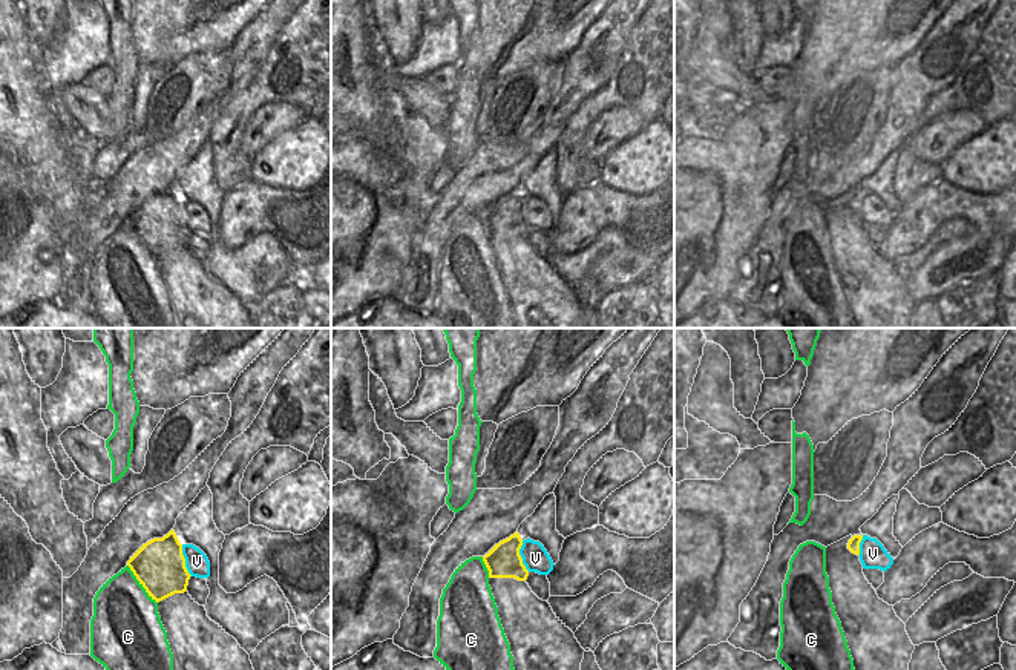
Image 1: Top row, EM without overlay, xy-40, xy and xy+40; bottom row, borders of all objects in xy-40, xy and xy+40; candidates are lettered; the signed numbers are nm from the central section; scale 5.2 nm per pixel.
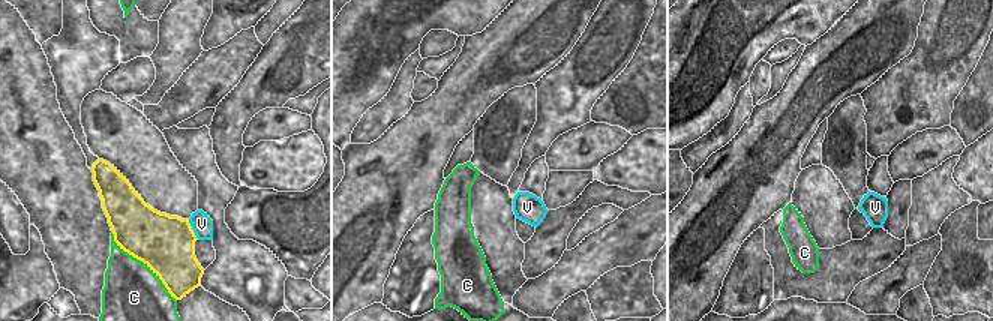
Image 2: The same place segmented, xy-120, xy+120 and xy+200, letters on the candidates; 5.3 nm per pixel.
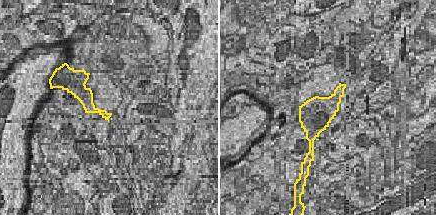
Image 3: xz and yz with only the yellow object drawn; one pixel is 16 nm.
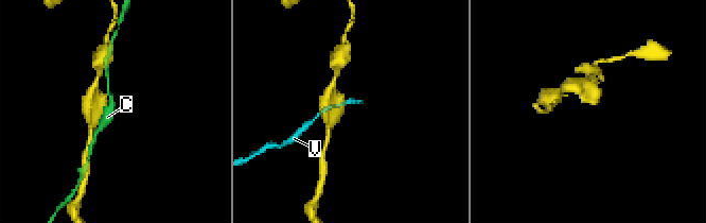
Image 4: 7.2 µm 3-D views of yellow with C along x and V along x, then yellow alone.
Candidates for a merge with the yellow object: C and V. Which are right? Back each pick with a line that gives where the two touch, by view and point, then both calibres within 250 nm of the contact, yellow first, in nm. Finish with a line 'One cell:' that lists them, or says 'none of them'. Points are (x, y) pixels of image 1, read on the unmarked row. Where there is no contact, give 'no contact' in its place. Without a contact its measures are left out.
One cell: none of them

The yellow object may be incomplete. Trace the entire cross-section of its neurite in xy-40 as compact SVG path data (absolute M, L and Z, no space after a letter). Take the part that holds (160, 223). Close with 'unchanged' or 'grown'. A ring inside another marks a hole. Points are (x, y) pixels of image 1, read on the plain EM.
M173 186L162 195L143 201L127 222L156 259L184 250L192 233L185 224L182 201Z; unchanged

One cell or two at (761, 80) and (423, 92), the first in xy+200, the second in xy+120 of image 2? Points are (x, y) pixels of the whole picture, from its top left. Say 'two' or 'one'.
one

